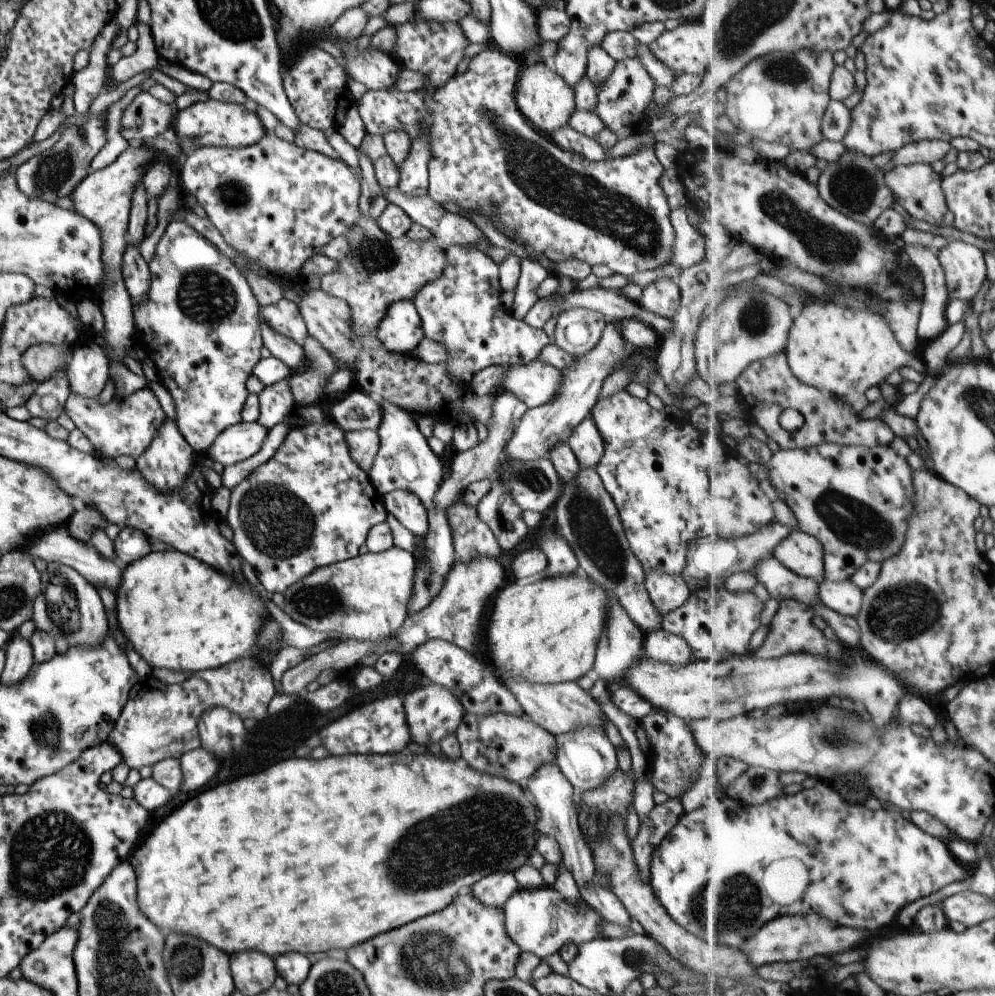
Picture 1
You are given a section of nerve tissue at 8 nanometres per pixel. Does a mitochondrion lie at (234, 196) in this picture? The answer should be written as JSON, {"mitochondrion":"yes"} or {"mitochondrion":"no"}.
{"mitochondrion":"yes"}

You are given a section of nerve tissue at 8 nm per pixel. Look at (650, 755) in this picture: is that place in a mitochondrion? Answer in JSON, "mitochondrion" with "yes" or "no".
{"mitochondrion":"no"}

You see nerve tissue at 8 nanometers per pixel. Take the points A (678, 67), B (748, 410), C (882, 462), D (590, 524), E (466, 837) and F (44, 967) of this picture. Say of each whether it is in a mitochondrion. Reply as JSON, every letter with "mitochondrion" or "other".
{"A":"other","B":"other","C":"other","D":"mitochondrion","E":"mitochondrion","F":"other"}

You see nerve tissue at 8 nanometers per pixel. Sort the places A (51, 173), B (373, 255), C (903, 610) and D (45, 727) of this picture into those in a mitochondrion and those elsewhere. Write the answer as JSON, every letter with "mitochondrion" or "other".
{"A":"mitochondrion","B":"mitochondrion","C":"mitochondrion","D":"mitochondrion"}

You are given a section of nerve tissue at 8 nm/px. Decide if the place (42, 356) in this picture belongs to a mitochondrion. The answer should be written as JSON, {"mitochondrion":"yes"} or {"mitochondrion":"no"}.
{"mitochondrion":"yes"}

